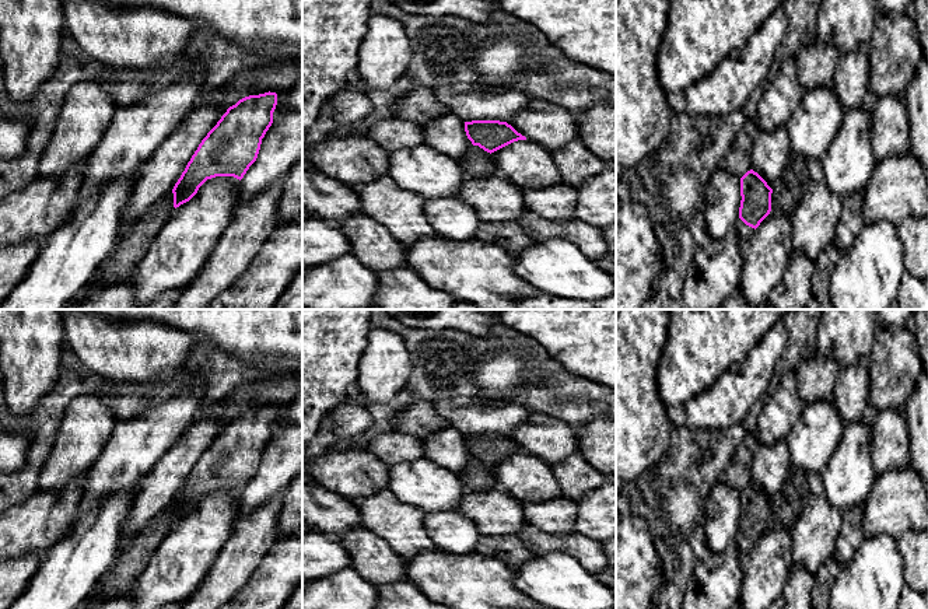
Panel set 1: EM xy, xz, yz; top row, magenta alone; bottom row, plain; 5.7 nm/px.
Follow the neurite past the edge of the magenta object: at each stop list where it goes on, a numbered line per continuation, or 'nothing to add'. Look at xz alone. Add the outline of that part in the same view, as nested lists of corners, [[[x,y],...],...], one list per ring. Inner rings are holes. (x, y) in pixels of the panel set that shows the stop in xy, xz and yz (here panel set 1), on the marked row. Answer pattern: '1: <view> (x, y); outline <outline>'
nothing to add

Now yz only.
1: yz (743, 231); outline [[[740,218],[736,221],[735,231],[738,232],[742,248],[746,246],[749,238],[754,234],[754,228],[746,225]]]

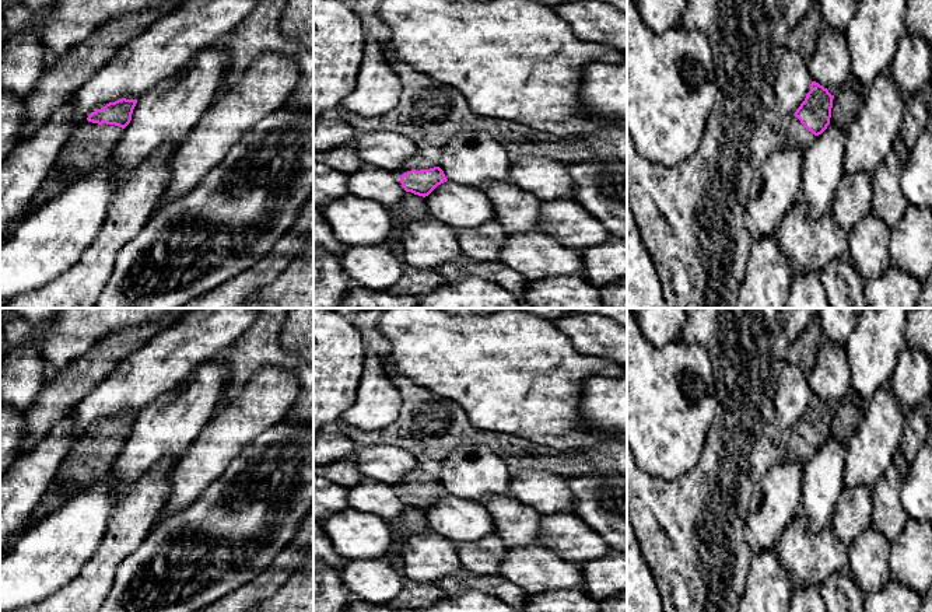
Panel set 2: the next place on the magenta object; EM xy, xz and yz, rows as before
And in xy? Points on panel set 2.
1: xy (90, 146); outline [[[87,122],[74,129],[59,151],[53,174],[69,186],[84,175],[105,165],[123,136],[115,125]]]

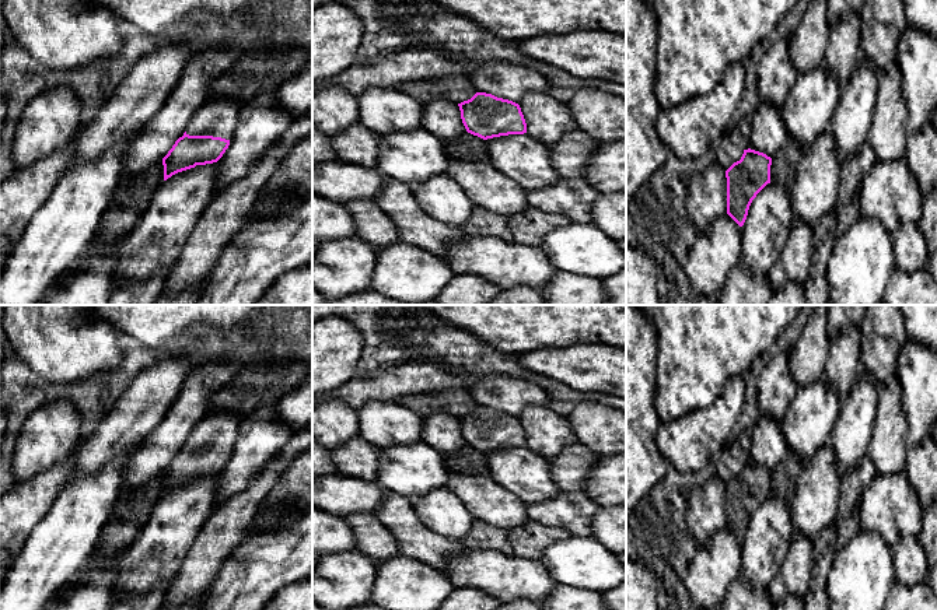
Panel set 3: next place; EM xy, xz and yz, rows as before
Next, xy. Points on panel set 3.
1: xy (217, 116); outline [[[228,97],[207,99],[190,119],[186,134],[231,140],[241,104]]]

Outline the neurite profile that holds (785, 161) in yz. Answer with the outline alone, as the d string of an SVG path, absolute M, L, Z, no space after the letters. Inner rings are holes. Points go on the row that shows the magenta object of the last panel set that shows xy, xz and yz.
M793 140L772 157L770 182L783 185L790 190L796 182L796 168L803 155L803 148Z

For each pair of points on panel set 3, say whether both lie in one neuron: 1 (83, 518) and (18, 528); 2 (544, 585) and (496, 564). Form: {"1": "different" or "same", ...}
{"1": "different", "2": "same"}

